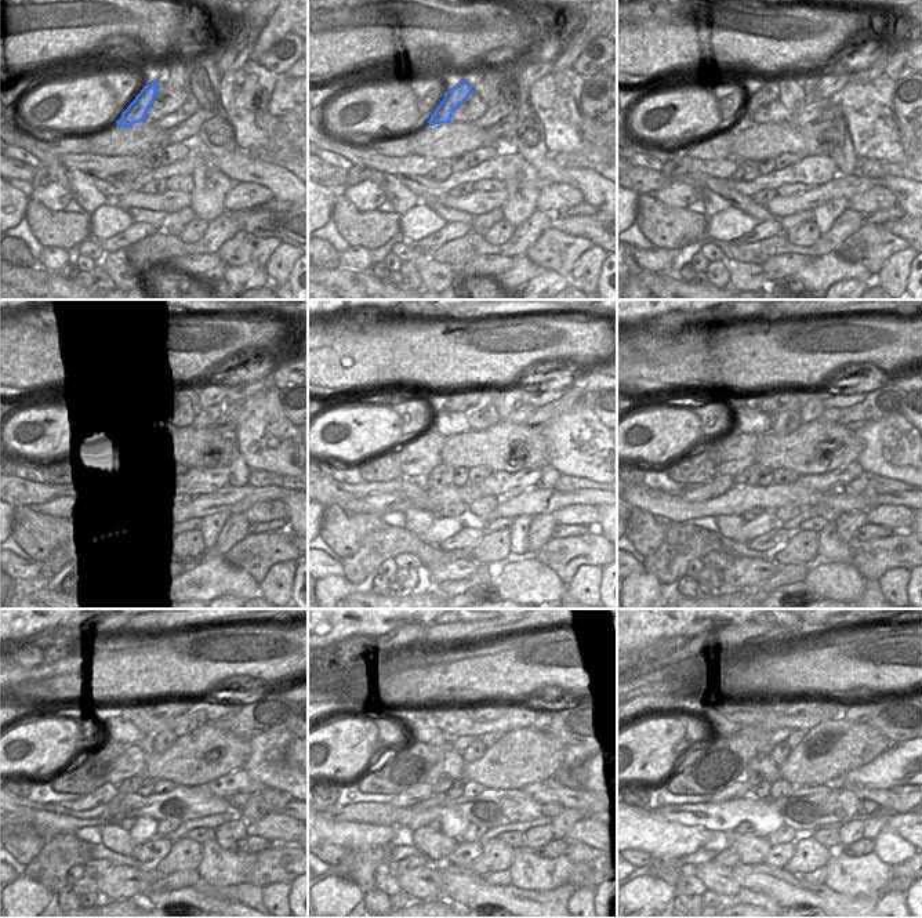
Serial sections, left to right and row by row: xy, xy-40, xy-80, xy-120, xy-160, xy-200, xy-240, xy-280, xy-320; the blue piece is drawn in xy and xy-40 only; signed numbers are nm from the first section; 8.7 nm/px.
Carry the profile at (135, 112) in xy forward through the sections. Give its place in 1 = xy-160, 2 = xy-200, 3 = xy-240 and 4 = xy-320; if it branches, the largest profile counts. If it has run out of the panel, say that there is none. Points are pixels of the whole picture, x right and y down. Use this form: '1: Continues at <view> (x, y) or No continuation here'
1: Continues at xy-160 (467, 401)
2: Continues at xy-200 (773, 402)
3: Continues at xy-240 (162, 708)
4: Continues at xy-320 (802, 707).

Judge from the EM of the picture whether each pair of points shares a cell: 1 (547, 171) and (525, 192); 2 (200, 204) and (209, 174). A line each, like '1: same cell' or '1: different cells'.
1: different cells
2: same cell

